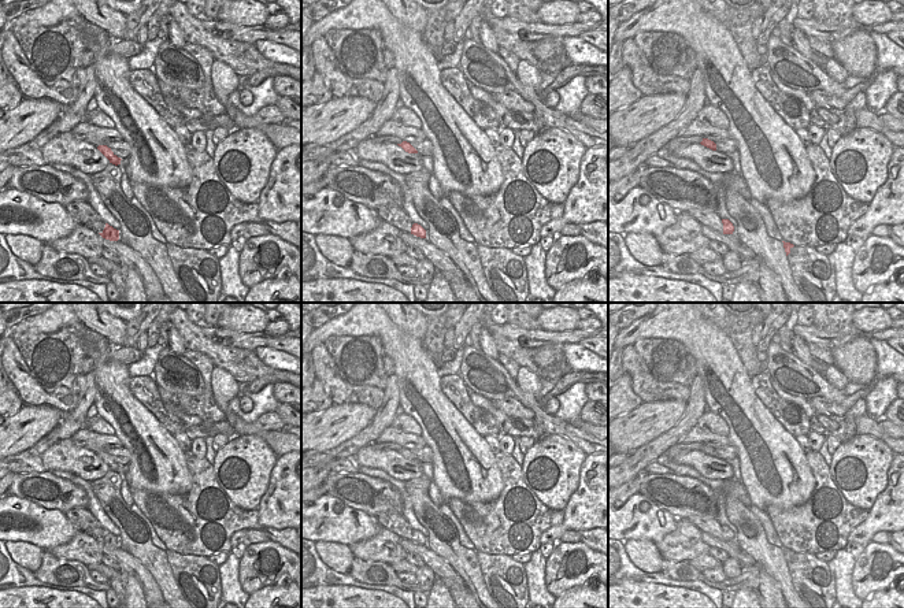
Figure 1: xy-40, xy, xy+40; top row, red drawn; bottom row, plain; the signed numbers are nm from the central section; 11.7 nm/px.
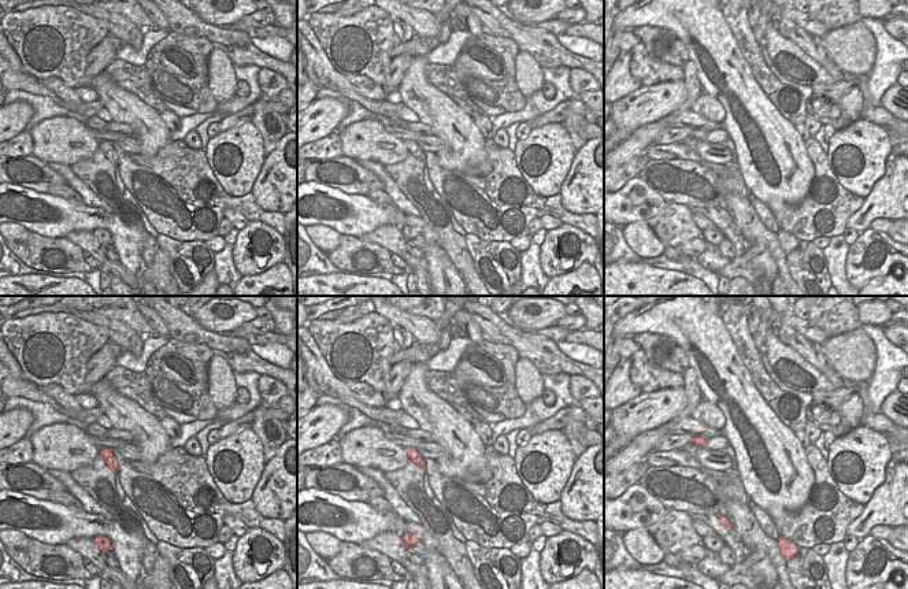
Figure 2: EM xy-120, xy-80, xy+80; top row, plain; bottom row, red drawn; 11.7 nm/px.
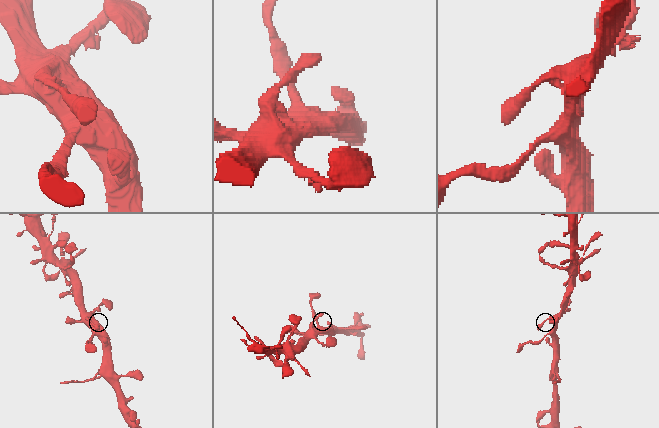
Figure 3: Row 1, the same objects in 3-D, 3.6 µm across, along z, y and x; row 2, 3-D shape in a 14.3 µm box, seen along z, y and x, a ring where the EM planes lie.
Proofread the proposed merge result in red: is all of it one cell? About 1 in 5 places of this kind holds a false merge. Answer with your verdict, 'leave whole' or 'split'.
leave whole

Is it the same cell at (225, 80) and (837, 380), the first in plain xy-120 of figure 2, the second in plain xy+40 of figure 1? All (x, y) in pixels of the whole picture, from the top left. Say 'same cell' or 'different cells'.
same cell

